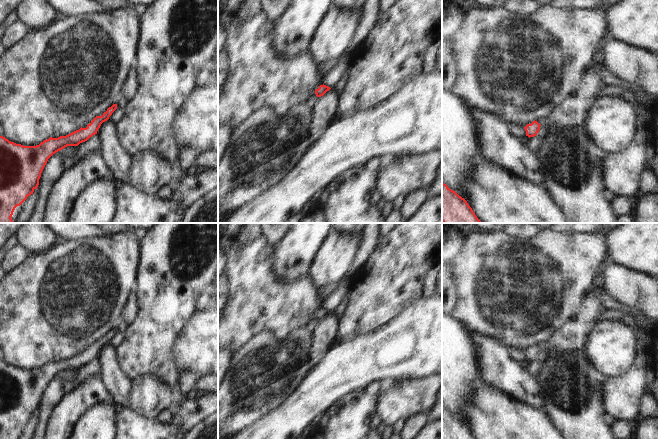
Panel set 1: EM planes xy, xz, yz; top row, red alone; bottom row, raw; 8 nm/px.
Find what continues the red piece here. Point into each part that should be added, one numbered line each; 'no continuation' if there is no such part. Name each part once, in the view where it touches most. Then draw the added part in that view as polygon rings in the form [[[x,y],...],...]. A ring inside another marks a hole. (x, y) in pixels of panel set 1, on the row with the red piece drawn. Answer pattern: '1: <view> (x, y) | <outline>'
no continuation

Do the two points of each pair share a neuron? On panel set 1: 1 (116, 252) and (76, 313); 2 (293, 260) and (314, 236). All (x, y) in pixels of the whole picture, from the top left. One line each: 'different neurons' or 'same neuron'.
1: same neuron
2: same neuron

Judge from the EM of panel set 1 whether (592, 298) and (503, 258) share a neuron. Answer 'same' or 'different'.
different

